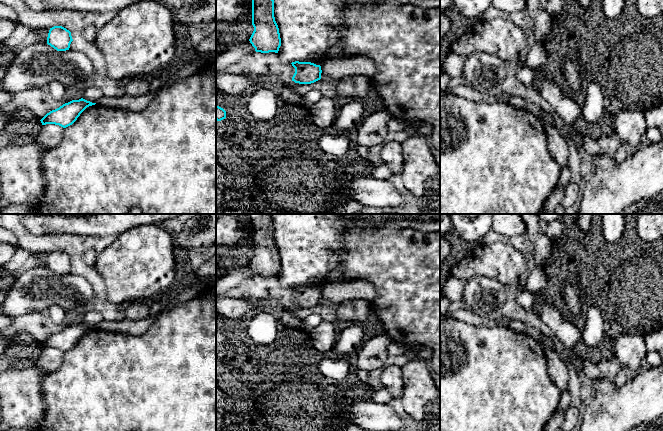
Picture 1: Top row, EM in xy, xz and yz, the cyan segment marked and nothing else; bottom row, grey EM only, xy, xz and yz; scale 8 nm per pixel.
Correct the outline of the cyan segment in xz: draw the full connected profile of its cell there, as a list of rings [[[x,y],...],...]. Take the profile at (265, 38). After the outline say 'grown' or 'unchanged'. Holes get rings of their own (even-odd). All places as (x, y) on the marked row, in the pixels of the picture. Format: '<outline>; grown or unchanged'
[[[252,0],[252,25],[254,31],[249,41],[255,48],[255,51],[261,53],[278,53],[281,46],[281,38],[274,17],[274,0]]]; unchanged

